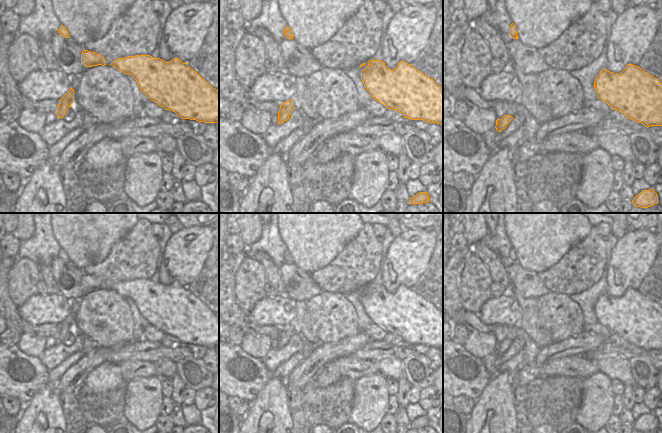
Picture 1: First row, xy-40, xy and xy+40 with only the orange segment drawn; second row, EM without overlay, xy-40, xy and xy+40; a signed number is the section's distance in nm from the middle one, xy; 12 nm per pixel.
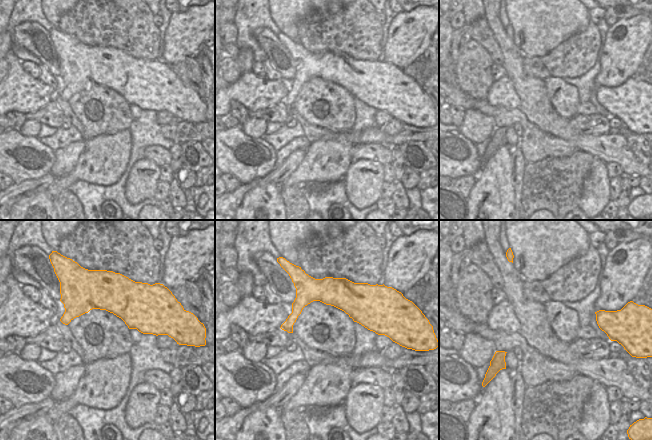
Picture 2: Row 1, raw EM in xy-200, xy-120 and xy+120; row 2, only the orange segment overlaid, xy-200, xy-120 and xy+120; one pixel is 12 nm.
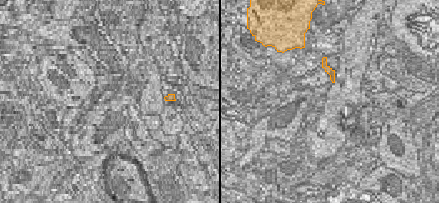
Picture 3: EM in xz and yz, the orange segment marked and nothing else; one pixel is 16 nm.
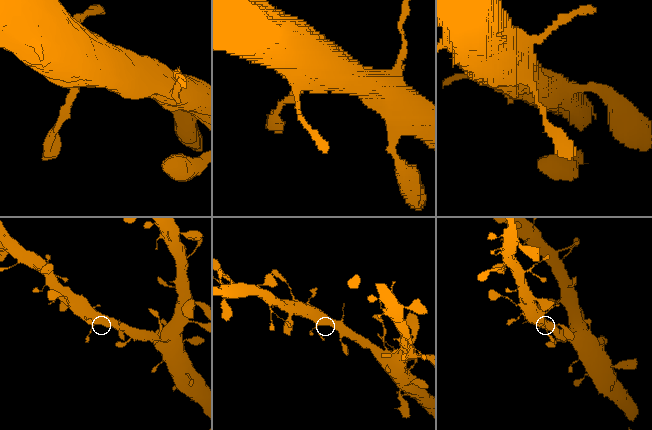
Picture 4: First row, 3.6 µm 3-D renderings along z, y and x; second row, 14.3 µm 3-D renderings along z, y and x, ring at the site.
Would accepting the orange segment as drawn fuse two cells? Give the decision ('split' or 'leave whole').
leave whole

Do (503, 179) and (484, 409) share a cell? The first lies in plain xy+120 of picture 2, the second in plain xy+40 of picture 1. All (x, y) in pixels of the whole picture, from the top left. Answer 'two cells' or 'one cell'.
one cell

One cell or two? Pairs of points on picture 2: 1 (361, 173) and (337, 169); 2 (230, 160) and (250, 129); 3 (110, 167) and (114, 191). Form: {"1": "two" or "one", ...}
{"1": "two", "2": "two", "3": "two"}

